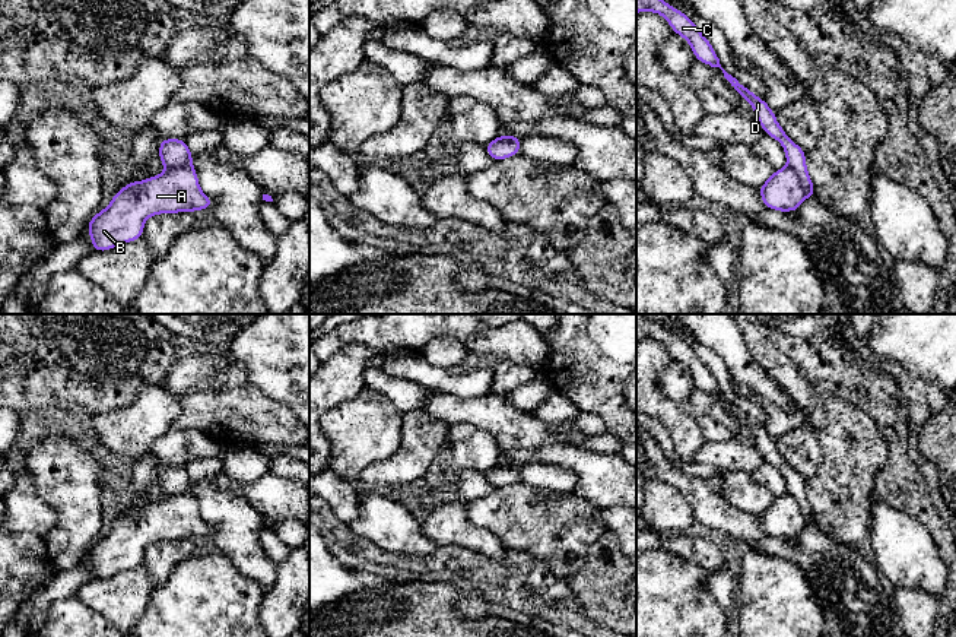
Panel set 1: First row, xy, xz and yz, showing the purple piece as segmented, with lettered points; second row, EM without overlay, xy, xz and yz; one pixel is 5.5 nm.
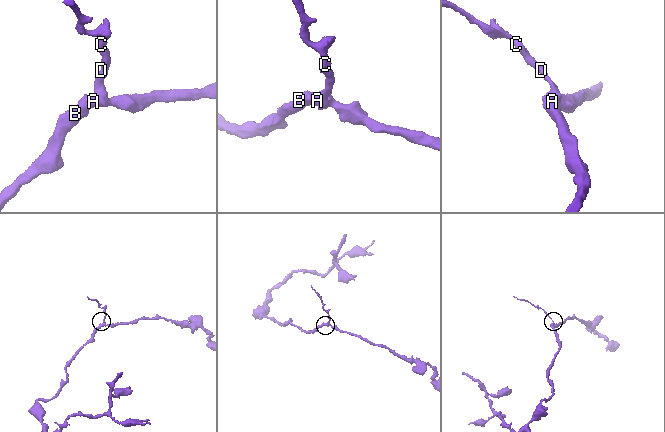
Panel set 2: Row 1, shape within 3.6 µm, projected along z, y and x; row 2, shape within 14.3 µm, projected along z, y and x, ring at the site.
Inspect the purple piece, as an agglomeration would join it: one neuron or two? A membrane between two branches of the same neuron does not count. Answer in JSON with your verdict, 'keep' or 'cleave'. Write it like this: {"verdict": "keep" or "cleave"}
{"verdict": "cleave"}

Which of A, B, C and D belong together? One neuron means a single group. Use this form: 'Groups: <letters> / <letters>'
Groups: A B / C D

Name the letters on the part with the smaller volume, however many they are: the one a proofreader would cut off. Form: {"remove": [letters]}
{"remove": ["C", "D"]}

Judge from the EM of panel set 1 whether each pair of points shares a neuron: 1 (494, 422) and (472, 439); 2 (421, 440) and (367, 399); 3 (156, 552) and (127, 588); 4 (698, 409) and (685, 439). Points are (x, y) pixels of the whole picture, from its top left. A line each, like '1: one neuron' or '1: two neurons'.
1: two neurons
2: two neurons
3: two neurons
4: one neuron

